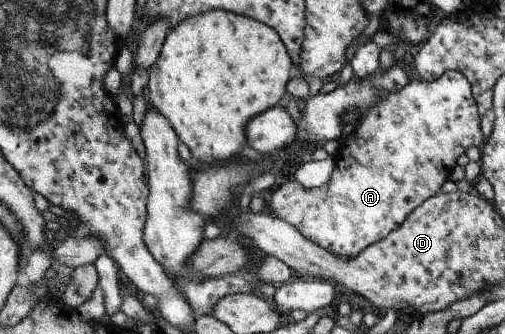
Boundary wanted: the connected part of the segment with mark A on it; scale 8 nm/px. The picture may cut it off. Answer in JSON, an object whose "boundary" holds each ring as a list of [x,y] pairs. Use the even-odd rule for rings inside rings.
{"boundary":[[[456,70],[443,73],[438,79],[413,80],[406,87],[379,102],[358,121],[358,129],[348,138],[341,137],[340,152],[330,181],[315,188],[305,188],[295,179],[281,185],[270,197],[270,211],[293,225],[304,238],[340,257],[355,258],[368,246],[386,238],[428,199],[440,191],[450,177],[456,159],[469,147],[486,143],[481,128],[478,104],[471,82]]]}

